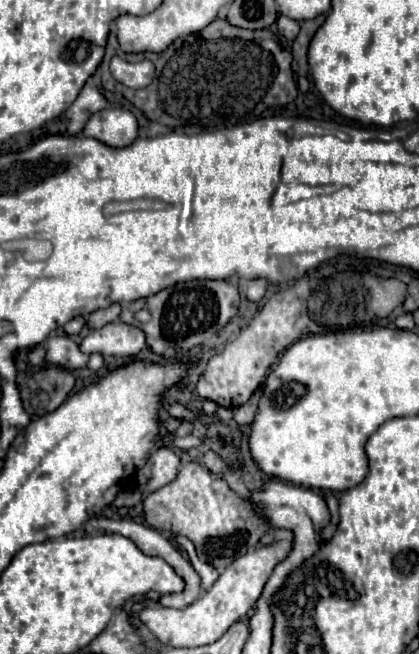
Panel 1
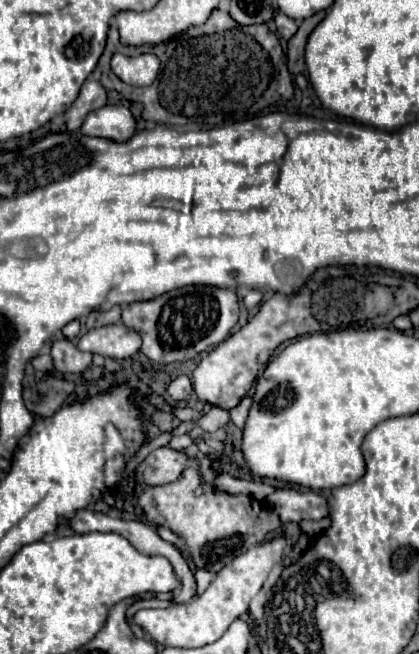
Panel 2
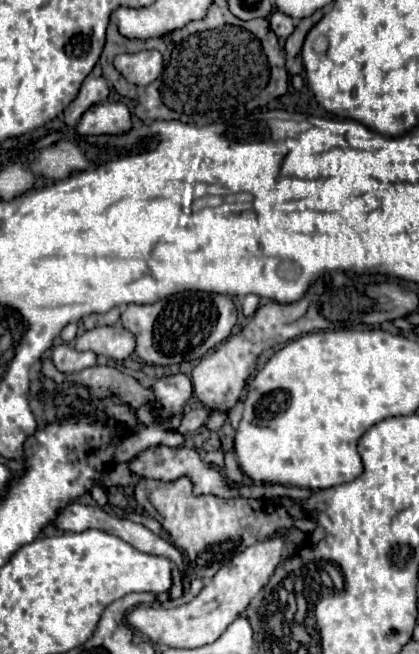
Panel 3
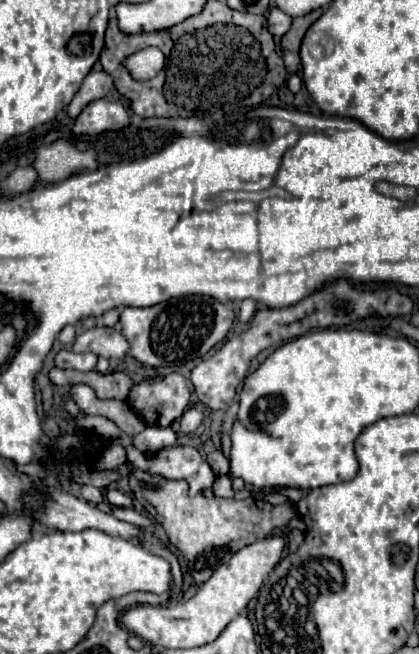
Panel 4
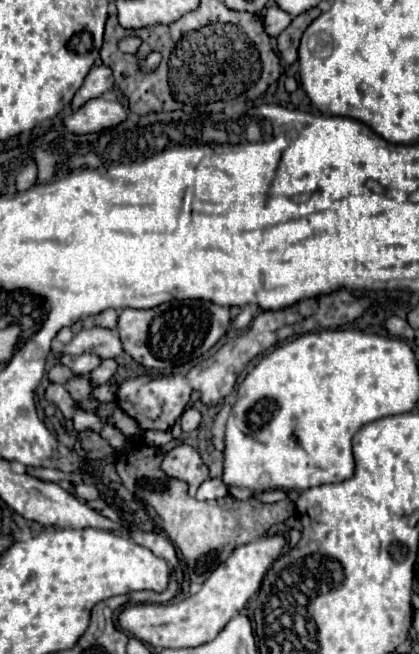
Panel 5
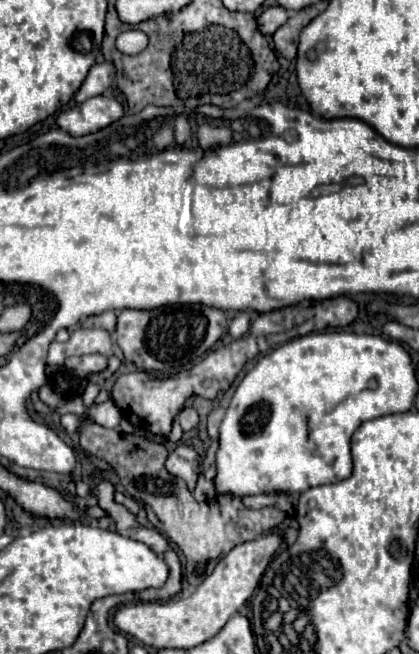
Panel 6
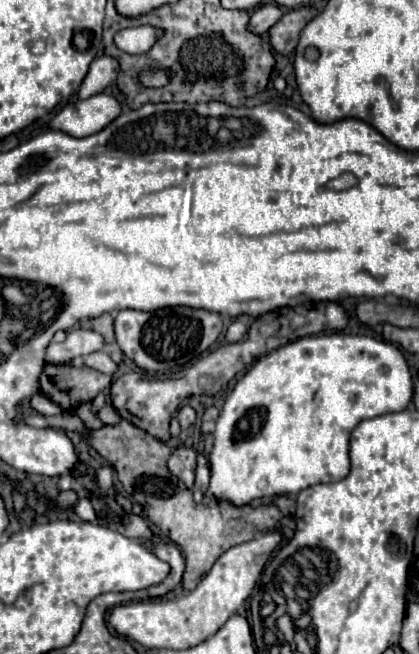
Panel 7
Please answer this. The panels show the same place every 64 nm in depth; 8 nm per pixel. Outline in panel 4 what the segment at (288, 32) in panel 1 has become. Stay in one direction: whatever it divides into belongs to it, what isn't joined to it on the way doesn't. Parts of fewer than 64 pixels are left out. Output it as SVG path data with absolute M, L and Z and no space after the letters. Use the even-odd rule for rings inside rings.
M278 8L270 10L270 14L268 14L268 30L272 32L272 36L276 36L276 38L284 36L290 30L290 26L292 26L292 18L288 14L280 12Z

